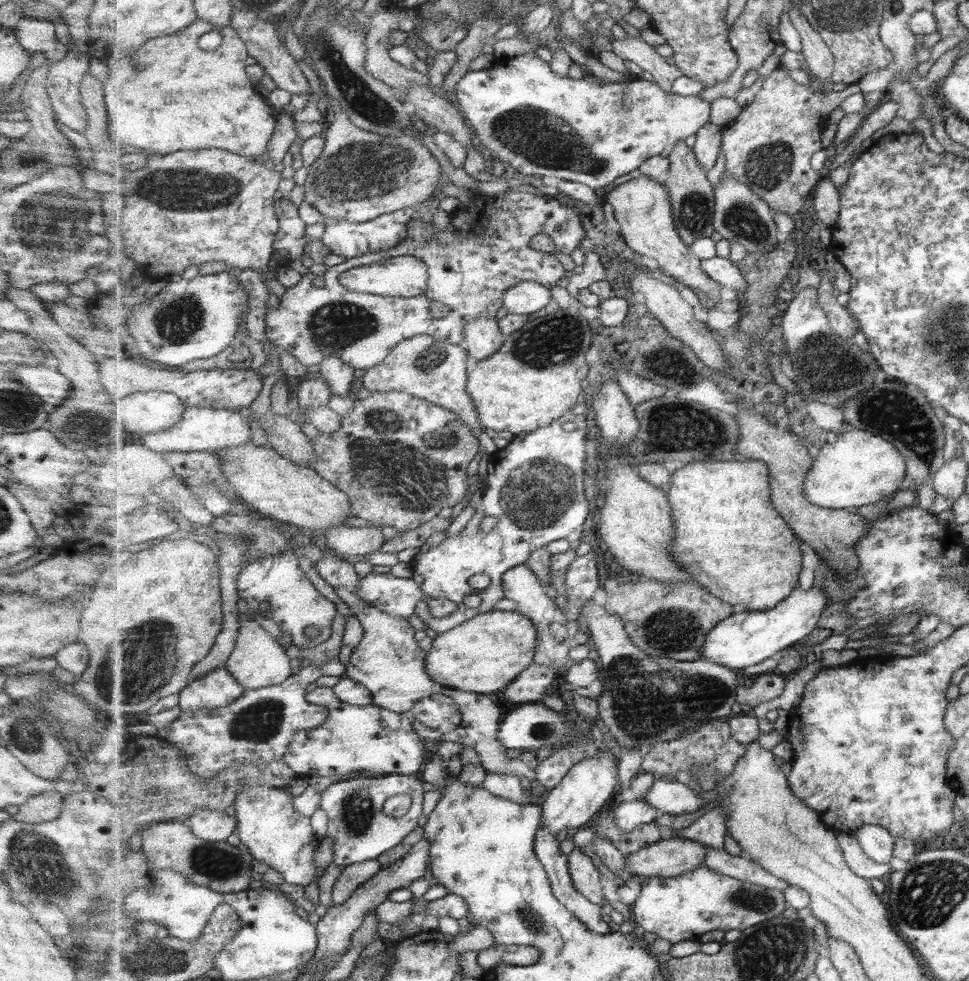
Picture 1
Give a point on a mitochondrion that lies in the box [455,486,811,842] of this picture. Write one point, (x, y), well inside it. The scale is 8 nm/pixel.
(631, 681)

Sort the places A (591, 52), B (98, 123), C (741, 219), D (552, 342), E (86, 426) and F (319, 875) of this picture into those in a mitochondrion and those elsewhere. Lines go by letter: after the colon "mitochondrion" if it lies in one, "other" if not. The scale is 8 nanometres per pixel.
A: other
B: other
C: mitochondrion
D: mitochondrion
E: mitochondrion
F: other

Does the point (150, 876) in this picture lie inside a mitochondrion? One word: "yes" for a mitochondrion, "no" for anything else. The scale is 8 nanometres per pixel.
no

